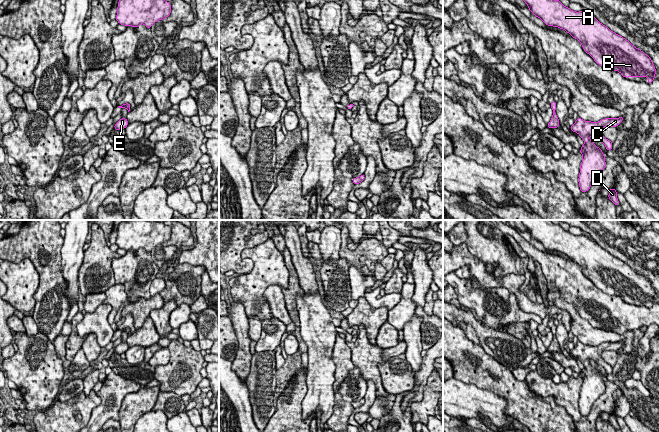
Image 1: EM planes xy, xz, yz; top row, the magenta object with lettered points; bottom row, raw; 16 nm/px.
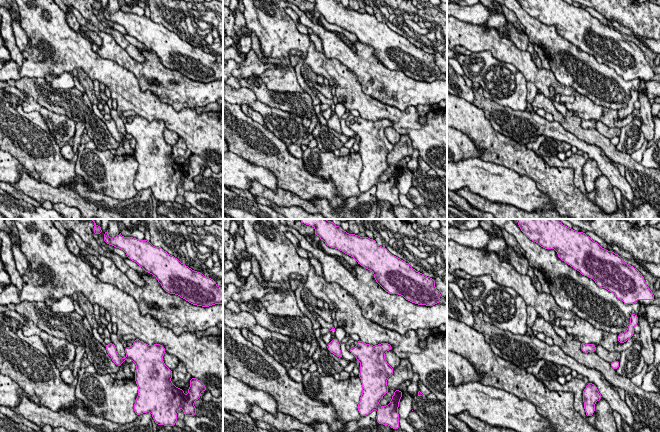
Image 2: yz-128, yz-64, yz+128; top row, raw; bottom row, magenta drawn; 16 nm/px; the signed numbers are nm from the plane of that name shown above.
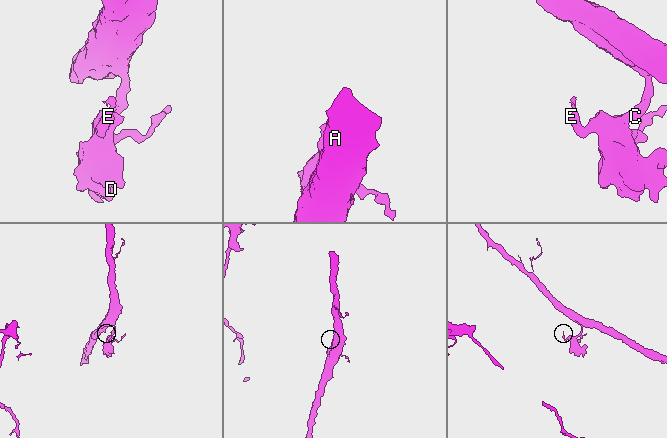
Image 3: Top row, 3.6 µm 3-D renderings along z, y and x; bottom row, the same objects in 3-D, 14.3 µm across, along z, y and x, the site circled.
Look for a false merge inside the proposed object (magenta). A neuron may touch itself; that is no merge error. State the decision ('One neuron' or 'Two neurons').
One neuron

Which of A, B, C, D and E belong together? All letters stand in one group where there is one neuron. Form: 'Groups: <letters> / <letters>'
Groups: A B C D E

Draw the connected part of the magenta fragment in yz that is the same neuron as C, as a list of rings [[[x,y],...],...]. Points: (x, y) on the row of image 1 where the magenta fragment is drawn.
[[[580,117],[570,126],[572,132],[576,132],[583,139],[584,145],[581,146],[582,162],[579,173],[579,187],[581,192],[587,192],[593,183],[594,178],[606,167],[605,155],[591,140],[593,135],[598,141],[602,142],[606,150],[612,150],[612,142],[606,139],[601,129],[603,127],[617,127],[624,117],[605,118],[598,122],[585,121]]]

